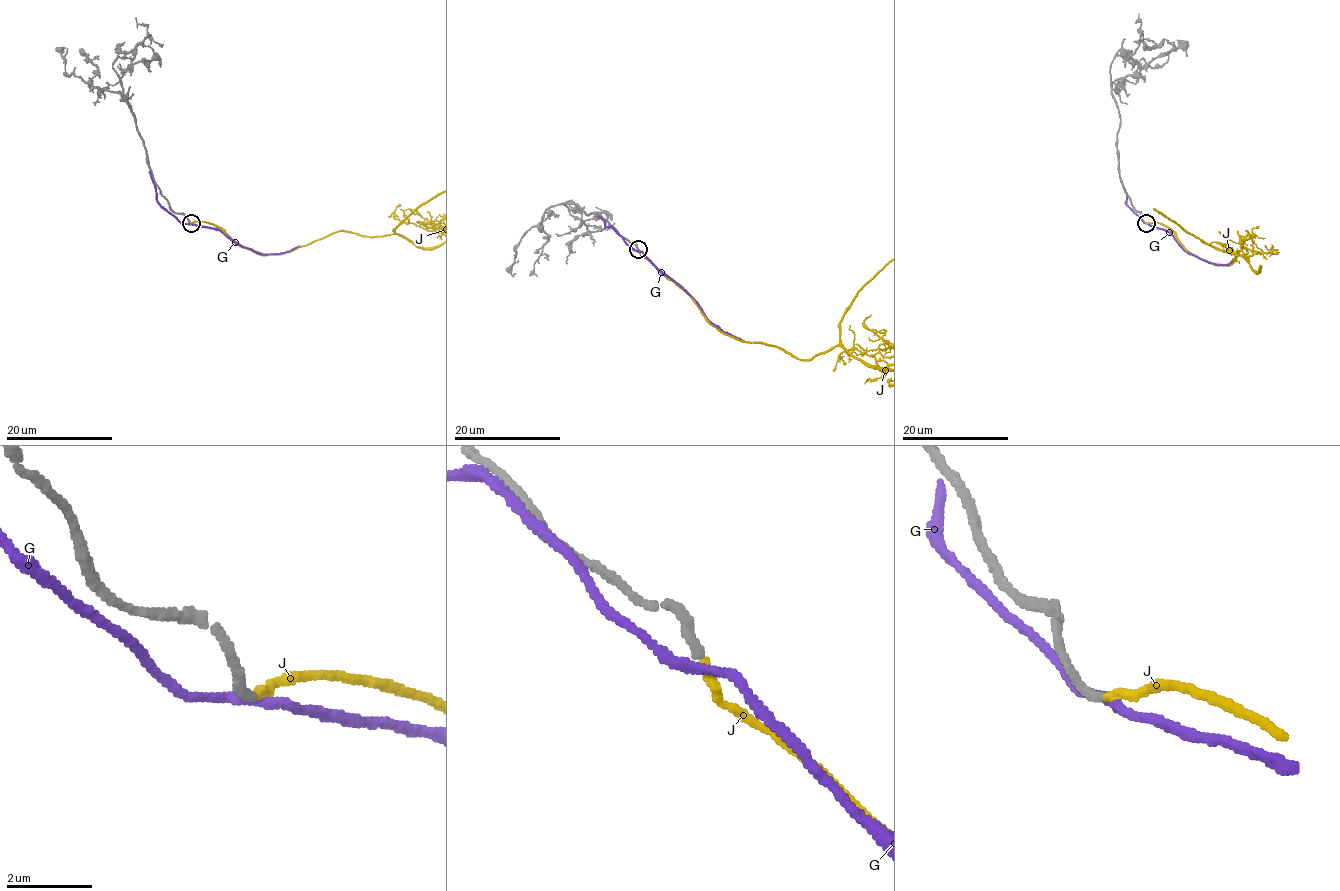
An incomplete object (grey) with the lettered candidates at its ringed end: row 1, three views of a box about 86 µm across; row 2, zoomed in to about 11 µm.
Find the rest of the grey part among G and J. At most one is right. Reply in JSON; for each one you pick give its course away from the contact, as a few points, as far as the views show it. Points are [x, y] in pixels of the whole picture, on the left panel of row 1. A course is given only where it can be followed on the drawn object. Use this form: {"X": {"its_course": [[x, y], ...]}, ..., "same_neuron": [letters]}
{"same_neuron": ["J"]}

